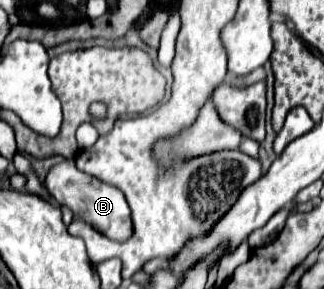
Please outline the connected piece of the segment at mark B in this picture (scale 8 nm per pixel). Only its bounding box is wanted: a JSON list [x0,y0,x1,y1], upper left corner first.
[45,160,133,242]

